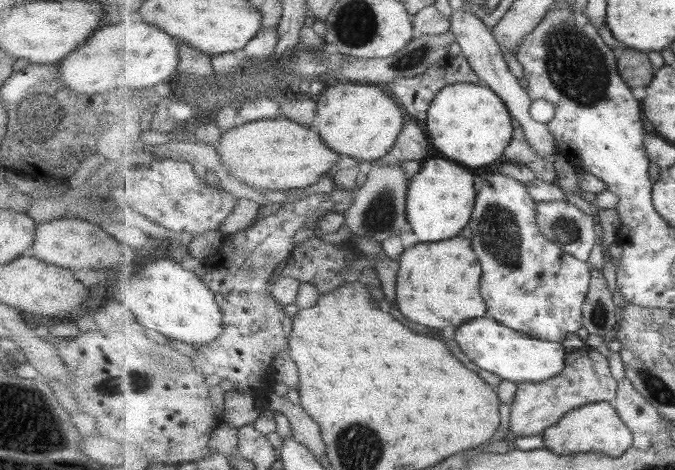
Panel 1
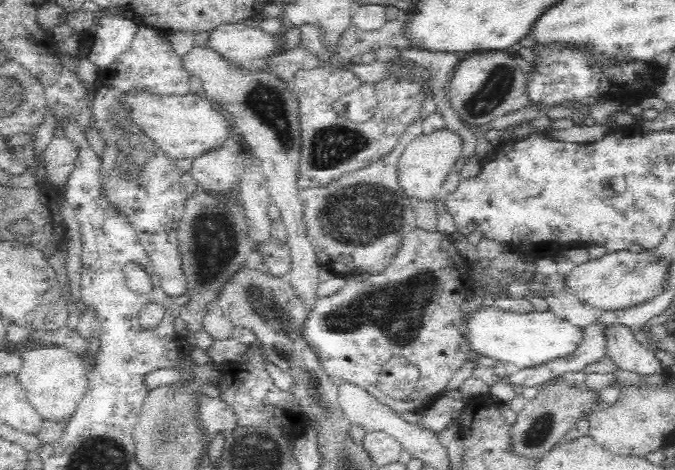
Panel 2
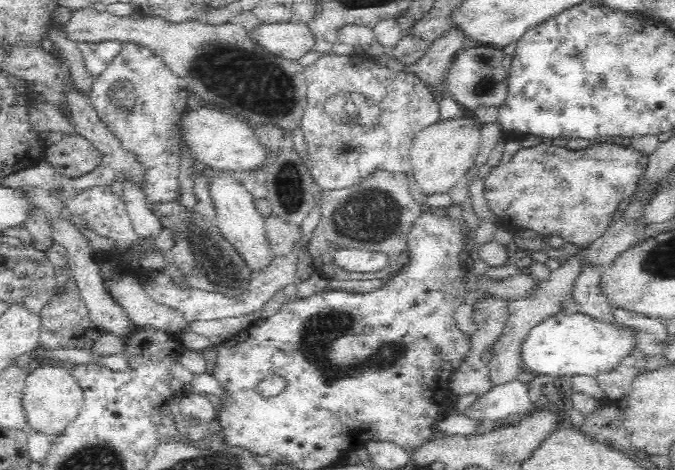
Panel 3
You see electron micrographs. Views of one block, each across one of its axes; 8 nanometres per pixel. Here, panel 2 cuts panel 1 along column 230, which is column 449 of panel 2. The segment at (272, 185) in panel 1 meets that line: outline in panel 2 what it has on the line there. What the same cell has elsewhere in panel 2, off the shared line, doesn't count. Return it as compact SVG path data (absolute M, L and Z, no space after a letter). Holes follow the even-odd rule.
M444 128L426 136L422 133L409 142L400 156L398 184L412 201L427 201L436 195L441 196L444 180L453 170L456 161L462 156L462 142L455 132Z

